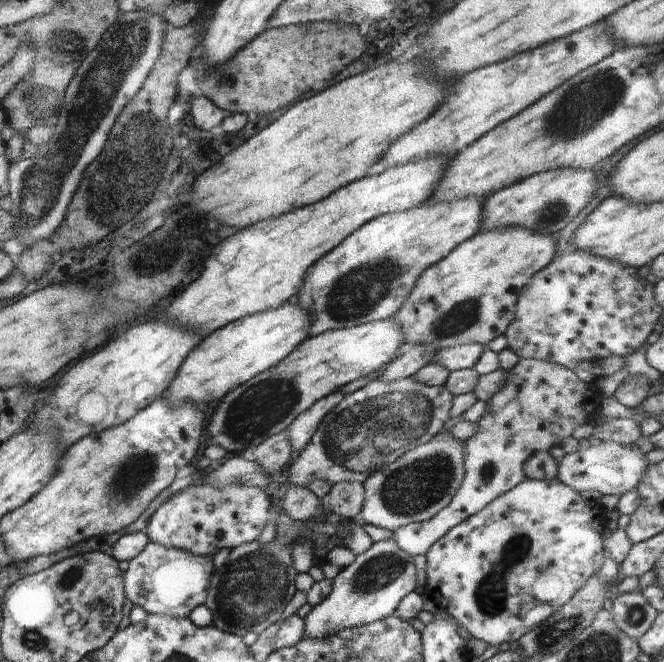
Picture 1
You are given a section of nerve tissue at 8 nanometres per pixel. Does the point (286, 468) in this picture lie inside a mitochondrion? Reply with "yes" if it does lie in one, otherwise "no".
no

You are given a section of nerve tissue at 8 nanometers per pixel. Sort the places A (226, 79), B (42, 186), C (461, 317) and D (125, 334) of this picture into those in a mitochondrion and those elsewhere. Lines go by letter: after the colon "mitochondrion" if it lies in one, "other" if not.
A: mitochondrion
B: mitochondrion
C: mitochondrion
D: other

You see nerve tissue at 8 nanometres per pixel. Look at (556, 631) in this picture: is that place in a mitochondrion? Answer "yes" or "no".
yes

